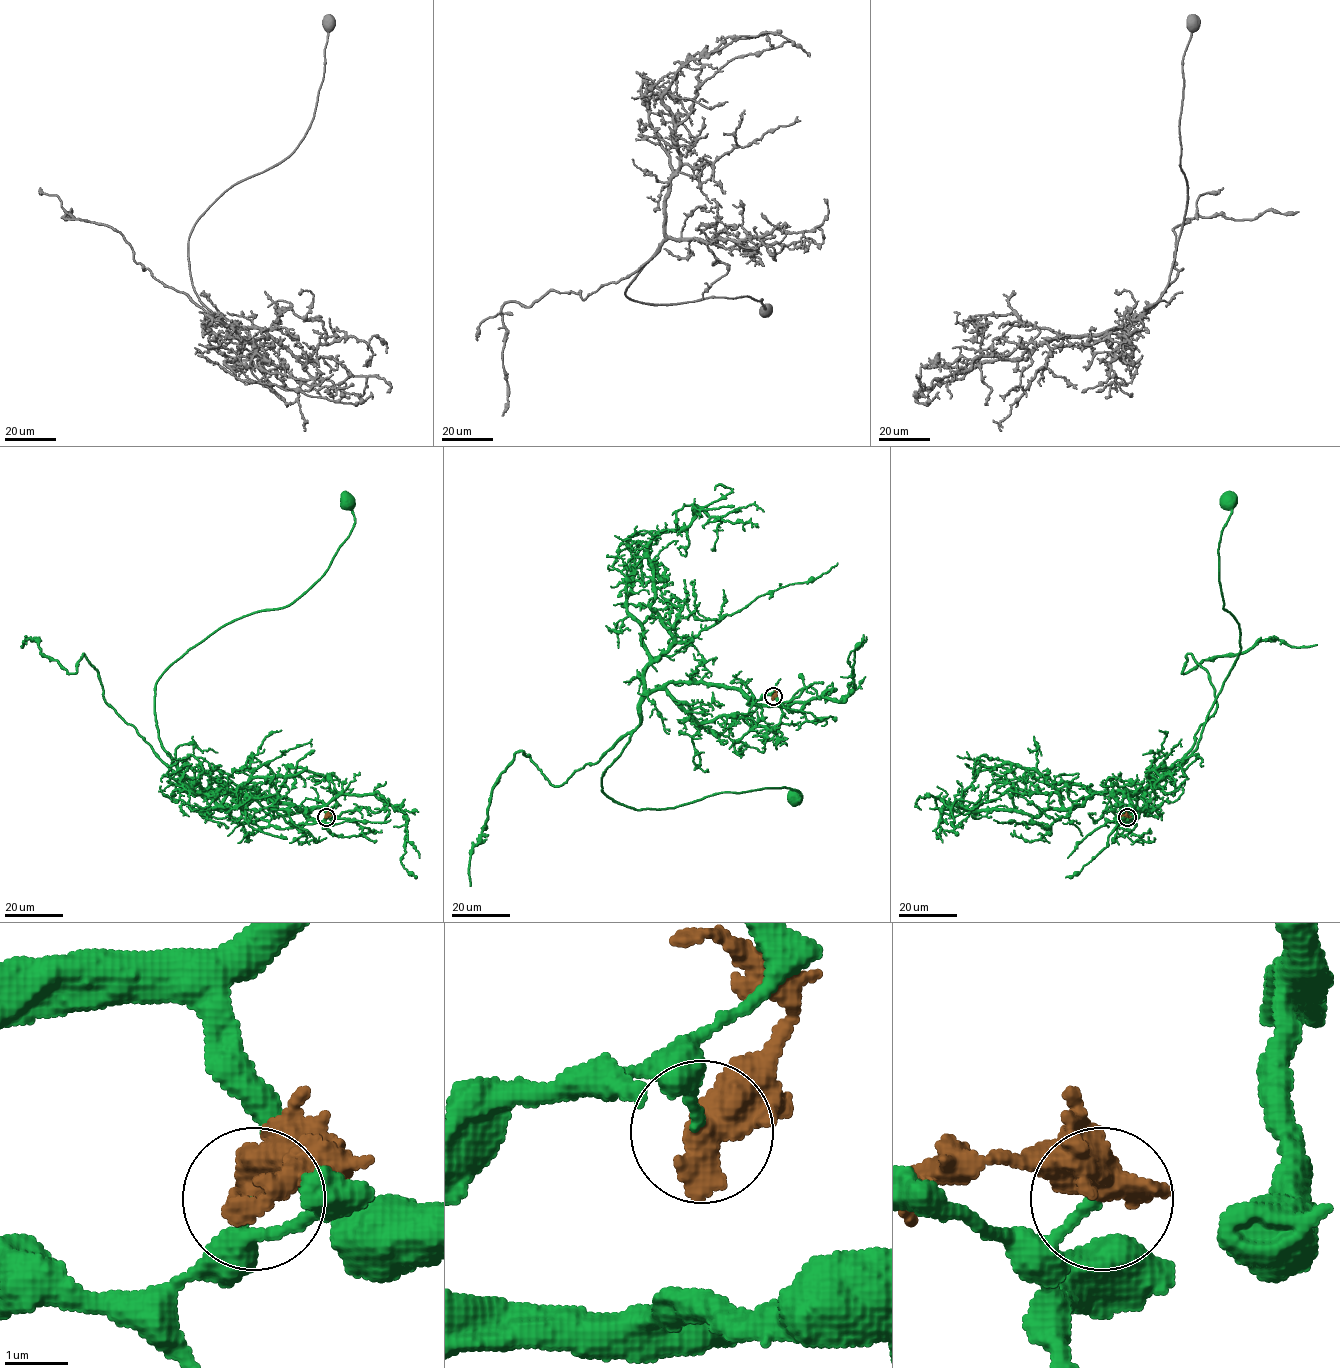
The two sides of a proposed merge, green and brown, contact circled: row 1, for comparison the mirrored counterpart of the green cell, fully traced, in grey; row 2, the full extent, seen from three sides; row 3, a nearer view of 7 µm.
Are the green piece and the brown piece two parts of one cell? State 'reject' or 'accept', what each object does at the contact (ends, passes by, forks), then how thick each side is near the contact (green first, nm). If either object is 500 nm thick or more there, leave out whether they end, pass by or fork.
reject; 140 nm thick on the green side, 700 nm on the other

